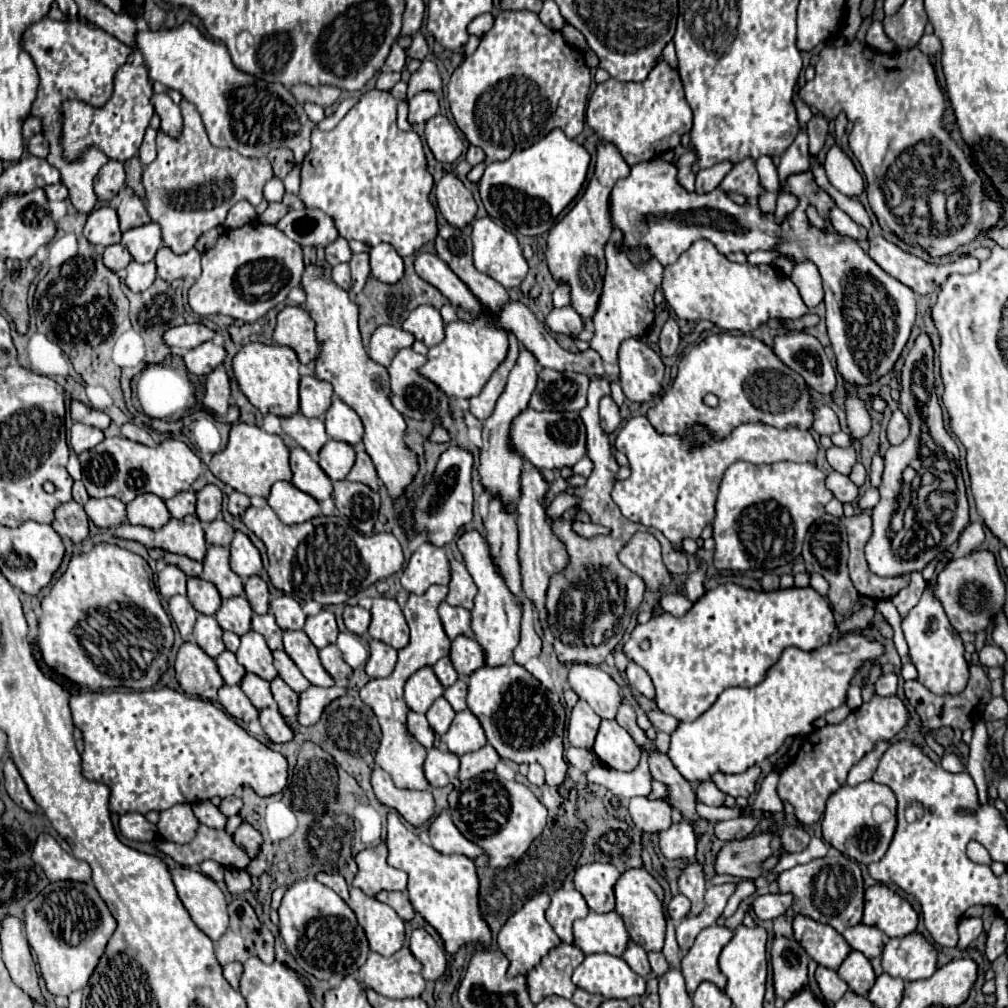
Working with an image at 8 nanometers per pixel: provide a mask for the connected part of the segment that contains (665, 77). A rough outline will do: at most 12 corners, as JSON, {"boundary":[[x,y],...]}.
{"boundary":[[680,73],[600,83],[586,119],[628,165],[692,129]]}

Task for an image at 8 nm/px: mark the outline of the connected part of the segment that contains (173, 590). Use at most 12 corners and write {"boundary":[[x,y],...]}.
{"boundary":[[174,565],[158,573],[158,591],[164,599],[186,595],[188,577]]}

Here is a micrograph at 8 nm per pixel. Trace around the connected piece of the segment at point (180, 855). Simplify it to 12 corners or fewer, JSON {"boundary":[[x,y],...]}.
{"boundary":[[200,825],[184,845],[158,837],[158,849],[184,867],[214,859],[246,869],[250,857],[226,829]]}

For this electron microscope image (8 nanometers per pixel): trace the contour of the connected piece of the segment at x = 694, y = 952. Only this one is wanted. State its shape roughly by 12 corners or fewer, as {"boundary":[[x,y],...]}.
{"boundary":[[724,925],[700,931],[680,969],[690,995],[702,981],[720,989],[722,947],[734,931]]}

